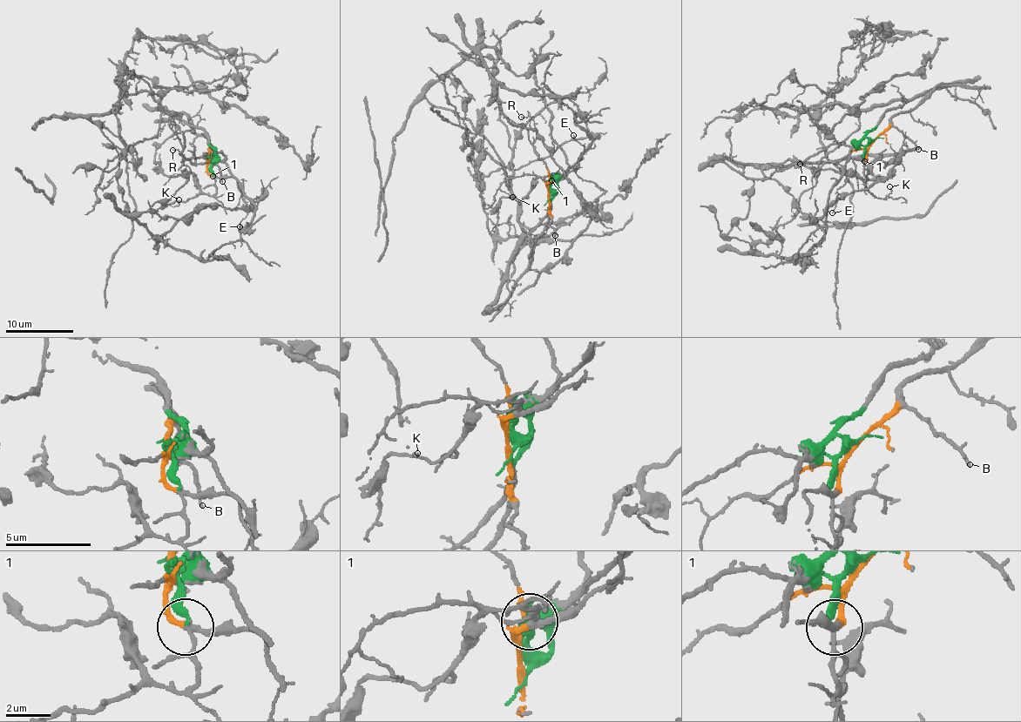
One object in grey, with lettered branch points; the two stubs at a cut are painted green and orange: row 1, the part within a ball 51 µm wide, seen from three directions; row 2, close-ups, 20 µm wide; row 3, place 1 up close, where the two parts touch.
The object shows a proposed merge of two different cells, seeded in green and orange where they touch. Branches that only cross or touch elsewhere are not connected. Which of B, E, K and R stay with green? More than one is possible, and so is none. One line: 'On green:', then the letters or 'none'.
On green: K

